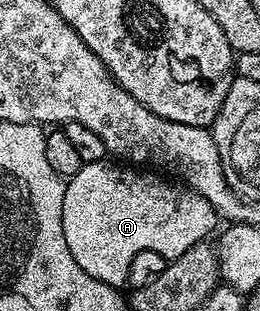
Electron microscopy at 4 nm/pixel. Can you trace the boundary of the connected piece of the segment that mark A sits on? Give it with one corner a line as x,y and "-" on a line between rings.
108,160
84,163
77,174
65,181
63,239
67,239
67,248
71,250
75,263
79,263
87,275
108,285
121,287
129,277
133,260
140,253
158,253
165,257
166,262
174,261
183,255
183,251
195,247
195,243
206,240
210,236
208,233
219,225
218,215
211,203
207,203
207,199
203,199
203,195
194,189
125,163
109,164

